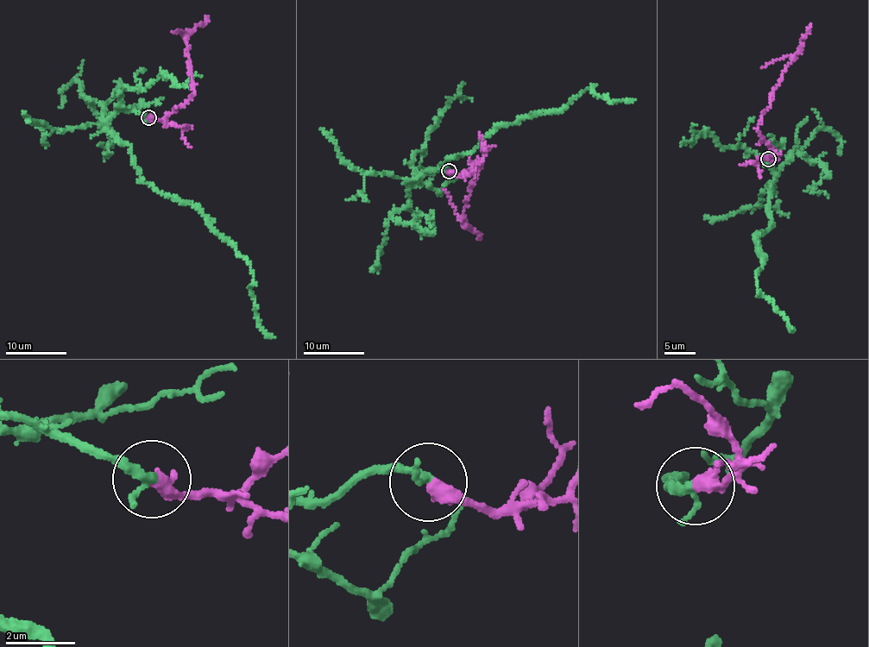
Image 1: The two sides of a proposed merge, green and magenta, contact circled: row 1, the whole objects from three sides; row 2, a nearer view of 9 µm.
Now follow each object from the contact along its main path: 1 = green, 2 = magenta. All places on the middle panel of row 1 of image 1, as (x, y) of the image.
1: (448, 171), (412, 183), (500, 125), (561, 109), (591, 87), (613, 101), (634, 100)
2: (448, 171), (462, 176), (475, 163), (481, 161), (466, 199), (463, 214), (467, 226), (477, 232), (480, 240)

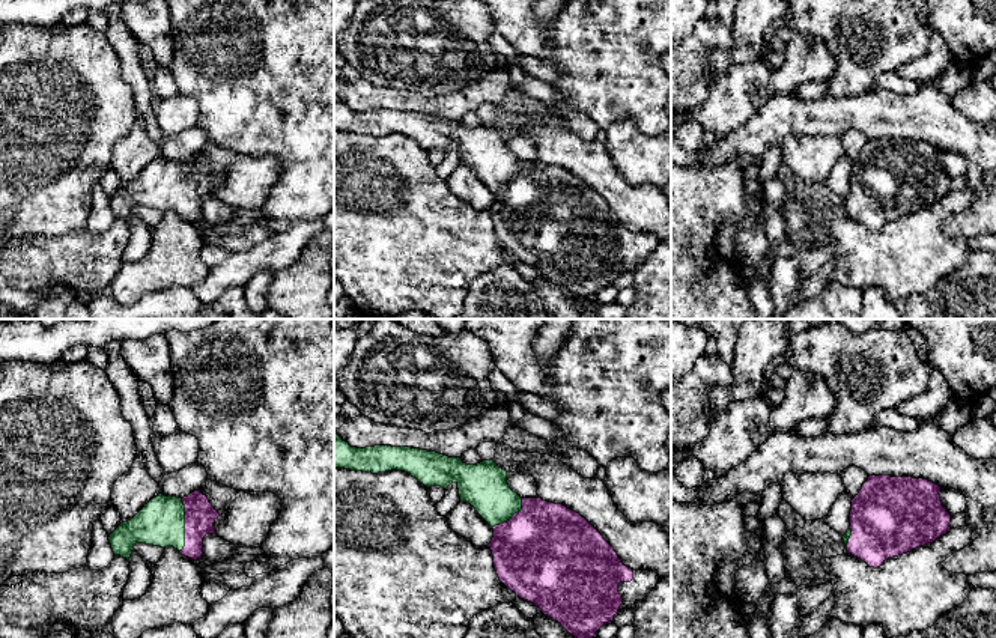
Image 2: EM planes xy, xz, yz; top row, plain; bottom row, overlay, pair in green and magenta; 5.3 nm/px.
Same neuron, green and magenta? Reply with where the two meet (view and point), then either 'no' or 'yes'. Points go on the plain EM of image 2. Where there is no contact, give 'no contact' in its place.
xy (184, 188) | yes

